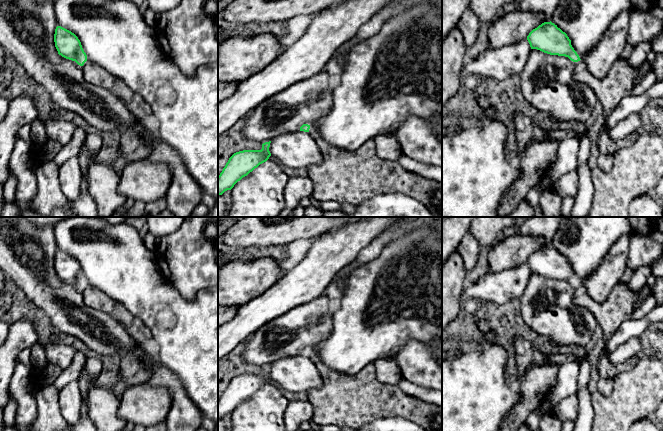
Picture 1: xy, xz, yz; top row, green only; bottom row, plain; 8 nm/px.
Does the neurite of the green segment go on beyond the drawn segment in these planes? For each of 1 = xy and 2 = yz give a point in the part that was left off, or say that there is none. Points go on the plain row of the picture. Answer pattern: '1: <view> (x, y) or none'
1: none
2: none

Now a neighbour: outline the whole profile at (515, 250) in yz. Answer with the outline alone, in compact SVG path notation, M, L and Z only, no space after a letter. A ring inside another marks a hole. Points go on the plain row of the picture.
M517 234L496 242L489 250L490 271L497 273L527 263L529 257L545 246L542 237Z

